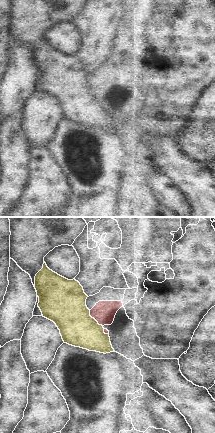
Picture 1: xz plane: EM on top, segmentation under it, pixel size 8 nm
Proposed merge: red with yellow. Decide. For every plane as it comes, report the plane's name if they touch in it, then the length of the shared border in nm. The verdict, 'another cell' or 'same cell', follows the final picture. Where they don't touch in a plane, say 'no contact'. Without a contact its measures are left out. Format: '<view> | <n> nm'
xz | 170 nm

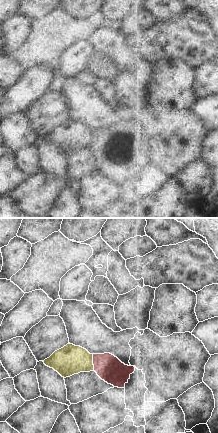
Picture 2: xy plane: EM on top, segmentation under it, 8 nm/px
xy | 140 nm

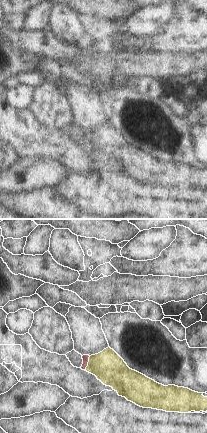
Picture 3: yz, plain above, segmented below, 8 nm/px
yz | 130 nm

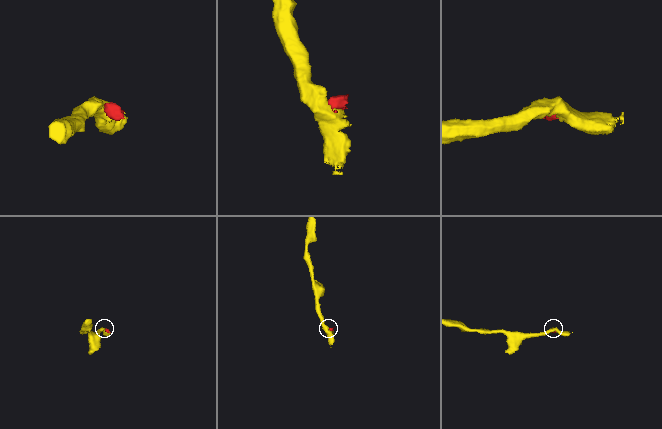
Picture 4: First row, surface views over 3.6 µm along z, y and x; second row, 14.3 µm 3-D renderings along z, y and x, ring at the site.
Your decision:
another cell

